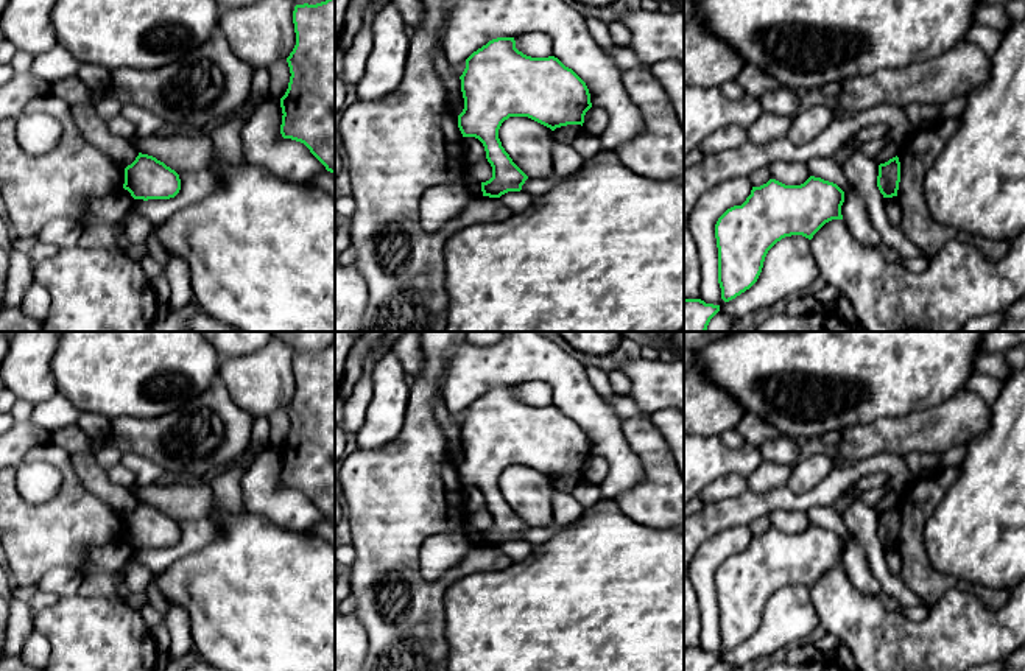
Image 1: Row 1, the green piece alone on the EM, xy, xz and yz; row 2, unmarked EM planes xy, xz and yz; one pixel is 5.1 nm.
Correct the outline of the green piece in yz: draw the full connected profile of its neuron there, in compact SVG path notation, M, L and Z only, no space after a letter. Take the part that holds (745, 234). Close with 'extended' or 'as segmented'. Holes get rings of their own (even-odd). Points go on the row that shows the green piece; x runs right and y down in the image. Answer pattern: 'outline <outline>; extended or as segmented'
outline M815 176L801 185L770 179L760 187L752 187L746 201L727 209L715 224L721 299L729 302L749 290L762 272L768 251L782 238L802 235L812 240L826 223L843 220L843 202L844 191L837 184Z; as segmented

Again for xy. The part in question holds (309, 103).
outline M335 0L296 5L293 23L296 45L287 58L291 76L280 98L280 134L304 143L335 174Z; as segmented

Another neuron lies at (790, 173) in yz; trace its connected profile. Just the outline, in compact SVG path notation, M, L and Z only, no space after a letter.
M776 162L768 170L773 179L785 185L801 185L812 176L807 163L802 162Z

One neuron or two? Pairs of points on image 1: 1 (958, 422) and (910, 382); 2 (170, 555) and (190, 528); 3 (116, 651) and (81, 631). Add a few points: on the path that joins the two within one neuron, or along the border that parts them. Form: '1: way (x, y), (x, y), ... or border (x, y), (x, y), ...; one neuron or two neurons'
1: border (965, 386), (936, 405), (901, 414); two neurons
2: way (178, 550), (190, 536); one neuron
3: way (108, 651), (89, 635); one neuron

